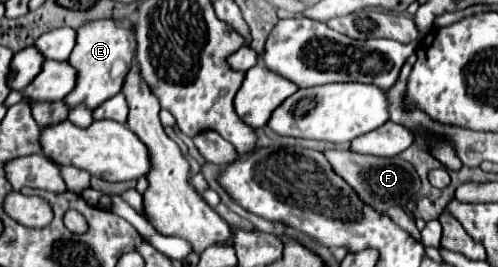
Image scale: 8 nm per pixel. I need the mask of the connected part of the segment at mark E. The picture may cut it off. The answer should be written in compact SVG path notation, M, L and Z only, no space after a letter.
M96 20L88 22L78 30L76 36L76 46L68 58L68 64L76 70L76 86L74 90L64 98L68 108L86 104L88 110L98 108L102 102L112 98L114 94L120 92L124 76L130 70L130 64L134 60L132 44L130 44L130 34L132 30L118 28L114 20Z

